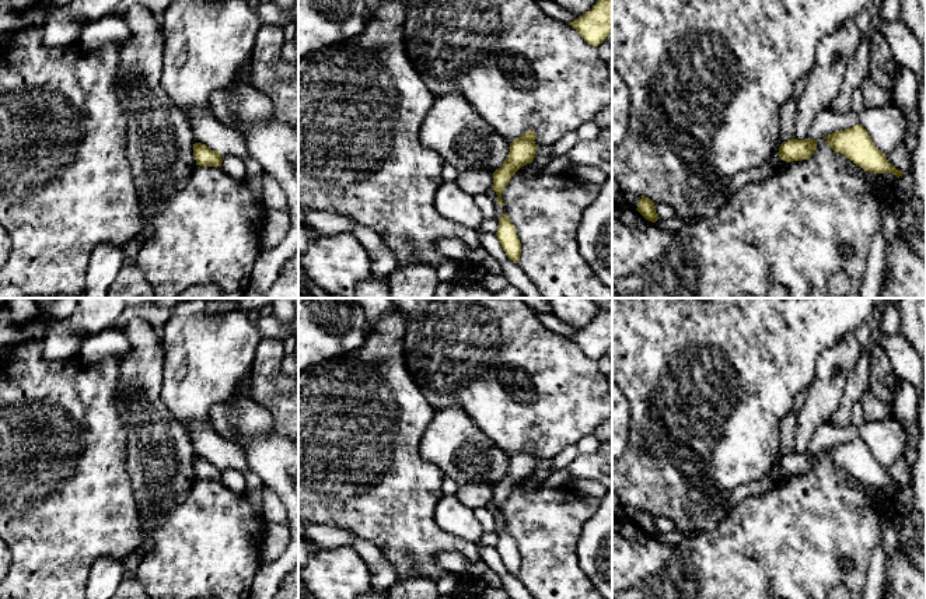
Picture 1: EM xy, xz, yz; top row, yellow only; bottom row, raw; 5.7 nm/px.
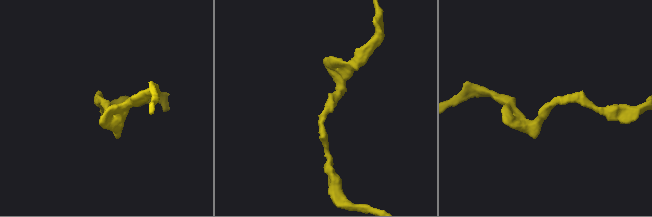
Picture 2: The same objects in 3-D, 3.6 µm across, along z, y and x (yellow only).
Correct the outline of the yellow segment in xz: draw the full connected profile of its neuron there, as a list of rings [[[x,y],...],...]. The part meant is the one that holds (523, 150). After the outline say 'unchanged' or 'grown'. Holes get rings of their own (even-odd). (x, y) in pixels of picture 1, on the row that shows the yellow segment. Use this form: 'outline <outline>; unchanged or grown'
outline [[[525,132],[520,139],[510,143],[510,153],[504,164],[493,172],[493,190],[497,195],[497,204],[504,206],[502,192],[509,185],[511,176],[524,165],[535,158],[538,146],[535,144],[535,132]]]; unchanged

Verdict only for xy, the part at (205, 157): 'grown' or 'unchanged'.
unchanged

